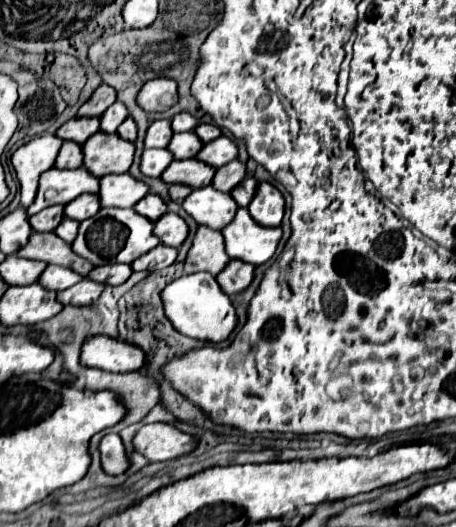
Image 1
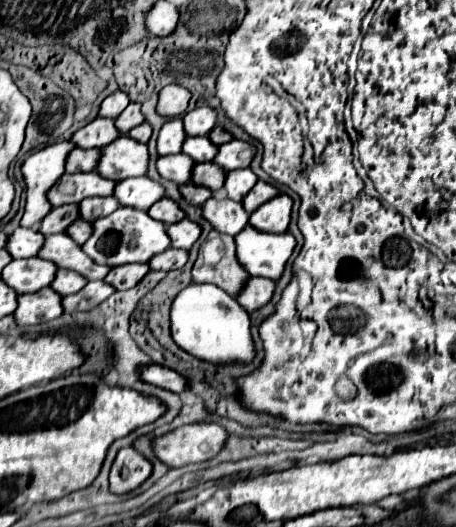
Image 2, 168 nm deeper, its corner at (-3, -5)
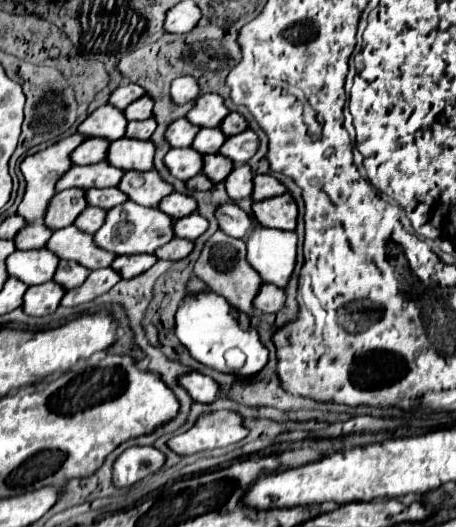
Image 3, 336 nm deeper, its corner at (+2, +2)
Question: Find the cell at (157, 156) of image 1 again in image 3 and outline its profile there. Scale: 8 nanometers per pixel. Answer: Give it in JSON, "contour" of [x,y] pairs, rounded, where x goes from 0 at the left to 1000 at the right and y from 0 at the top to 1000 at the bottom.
{"contour":[[[412,279],[412,283],[373,283],[360,298],[360,309],[368,313],[373,328],[386,336],[386,340],[399,340],[399,343],[412,343],[421,340],[425,332],[434,332],[443,324],[443,290],[434,290],[430,283]]]}

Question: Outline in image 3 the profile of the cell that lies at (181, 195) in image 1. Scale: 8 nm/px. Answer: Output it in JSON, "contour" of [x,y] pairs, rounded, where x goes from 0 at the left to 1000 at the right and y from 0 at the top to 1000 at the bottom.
{"contour":[[[447,328],[421,336],[417,343],[408,343],[408,351],[412,351],[412,359],[421,359],[421,362],[456,362],[456,359],[469,355],[469,347],[465,347]]]}

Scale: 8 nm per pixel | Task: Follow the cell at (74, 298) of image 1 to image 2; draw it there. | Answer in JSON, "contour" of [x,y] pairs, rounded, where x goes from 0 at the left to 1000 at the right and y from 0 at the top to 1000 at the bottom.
{"contour":[[[213,531],[213,535],[191,535],[186,546],[169,558],[143,562],[138,565],[138,584],[143,592],[169,592],[169,588],[204,588],[204,581],[221,577],[230,565],[248,558],[248,543]]]}

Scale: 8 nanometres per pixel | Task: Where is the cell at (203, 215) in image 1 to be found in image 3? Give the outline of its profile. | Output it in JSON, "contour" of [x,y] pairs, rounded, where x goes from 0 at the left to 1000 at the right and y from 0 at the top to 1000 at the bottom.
{"contour":[[[496,385],[487,393],[478,393],[474,400],[474,416],[482,423],[482,435],[504,446],[504,450],[518,450],[518,454],[539,454],[548,431],[553,431],[553,419],[544,412],[544,404],[535,404],[522,389],[513,385]]]}

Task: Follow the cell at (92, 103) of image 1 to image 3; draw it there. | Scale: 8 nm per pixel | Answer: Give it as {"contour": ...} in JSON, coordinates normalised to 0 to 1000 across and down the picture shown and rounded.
{"contour":[[[272,157],[263,161],[246,180],[241,180],[241,199],[276,207],[285,195],[294,195],[298,188],[307,188],[311,180],[320,180],[320,169],[294,157]]]}

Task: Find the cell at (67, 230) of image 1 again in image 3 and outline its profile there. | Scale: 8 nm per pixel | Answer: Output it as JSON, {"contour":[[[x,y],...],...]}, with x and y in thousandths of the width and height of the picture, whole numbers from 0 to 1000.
{"contour":[[[189,393],[171,416],[167,416],[167,431],[189,438],[189,442],[211,442],[224,427],[228,427],[228,416],[232,416],[232,400],[219,397],[219,393]]]}

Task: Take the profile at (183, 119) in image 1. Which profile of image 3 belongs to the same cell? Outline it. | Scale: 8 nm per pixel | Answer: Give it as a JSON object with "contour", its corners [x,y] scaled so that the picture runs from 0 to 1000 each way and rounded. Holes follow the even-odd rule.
{"contour":[[[456,176],[425,195],[425,203],[412,214],[412,230],[439,241],[474,241],[500,214],[504,207],[491,199],[491,188],[482,180]],[[439,230],[482,230],[482,233],[439,233]]]}

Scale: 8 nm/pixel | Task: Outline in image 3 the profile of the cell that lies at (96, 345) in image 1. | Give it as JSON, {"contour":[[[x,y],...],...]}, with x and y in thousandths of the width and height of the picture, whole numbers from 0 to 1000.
{"contour":[[[430,704],[404,712],[404,719],[395,719],[395,731],[408,734],[421,757],[434,765],[469,765],[482,753],[482,734],[474,734],[474,723]]]}

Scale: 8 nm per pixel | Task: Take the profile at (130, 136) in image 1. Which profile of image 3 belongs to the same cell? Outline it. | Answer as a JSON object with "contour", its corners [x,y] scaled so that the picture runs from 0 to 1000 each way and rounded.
{"contour":[[[316,226],[316,230],[285,230],[276,245],[276,260],[294,264],[329,264],[329,256],[342,245],[342,226]]]}

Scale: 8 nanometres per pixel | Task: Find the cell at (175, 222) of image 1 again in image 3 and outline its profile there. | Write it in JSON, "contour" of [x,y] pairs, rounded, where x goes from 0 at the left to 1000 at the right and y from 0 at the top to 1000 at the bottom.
{"contour":[[[412,408],[404,416],[390,416],[382,423],[382,438],[390,450],[412,450],[412,454],[434,454],[447,438],[456,435],[456,419],[443,408]]]}

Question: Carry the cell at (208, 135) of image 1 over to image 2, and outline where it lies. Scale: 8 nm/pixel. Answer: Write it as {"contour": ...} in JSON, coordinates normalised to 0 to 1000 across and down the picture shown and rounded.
{"contour":[[[471,239],[463,250],[458,250],[458,266],[467,269],[467,273],[493,273],[493,269],[502,269],[502,266],[511,266],[511,258],[502,254],[502,250],[493,250],[489,243],[480,243],[480,239]]]}

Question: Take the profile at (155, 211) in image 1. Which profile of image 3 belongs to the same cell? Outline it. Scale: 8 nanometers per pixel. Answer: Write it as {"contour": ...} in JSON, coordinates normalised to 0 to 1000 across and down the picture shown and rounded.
{"contour":[[[377,366],[368,374],[360,374],[346,389],[351,400],[360,400],[364,408],[373,408],[377,416],[399,416],[408,408],[421,408],[430,400],[434,385],[425,374],[417,370],[399,370],[399,366]]]}

